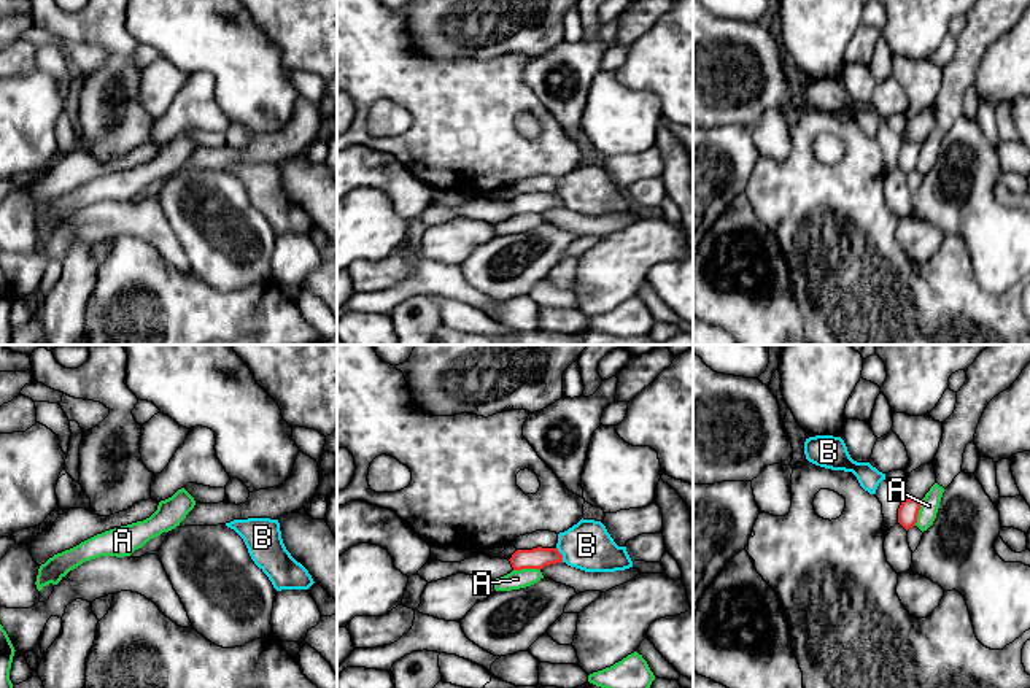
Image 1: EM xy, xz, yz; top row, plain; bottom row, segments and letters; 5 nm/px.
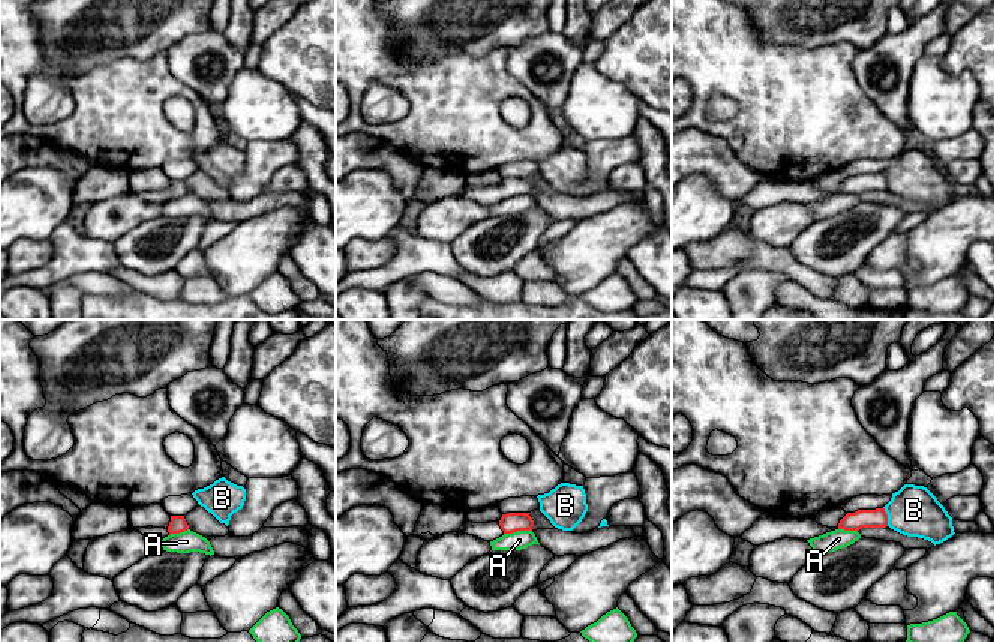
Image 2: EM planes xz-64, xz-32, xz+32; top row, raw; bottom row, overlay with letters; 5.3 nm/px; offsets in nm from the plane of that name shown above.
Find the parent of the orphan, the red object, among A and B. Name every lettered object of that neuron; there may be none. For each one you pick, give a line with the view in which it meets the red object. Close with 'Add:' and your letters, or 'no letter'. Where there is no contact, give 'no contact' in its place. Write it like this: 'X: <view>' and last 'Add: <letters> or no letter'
Add: no letter

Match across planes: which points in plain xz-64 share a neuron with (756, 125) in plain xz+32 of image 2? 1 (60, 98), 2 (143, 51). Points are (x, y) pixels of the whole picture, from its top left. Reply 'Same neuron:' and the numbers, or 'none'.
Same neuron: none

